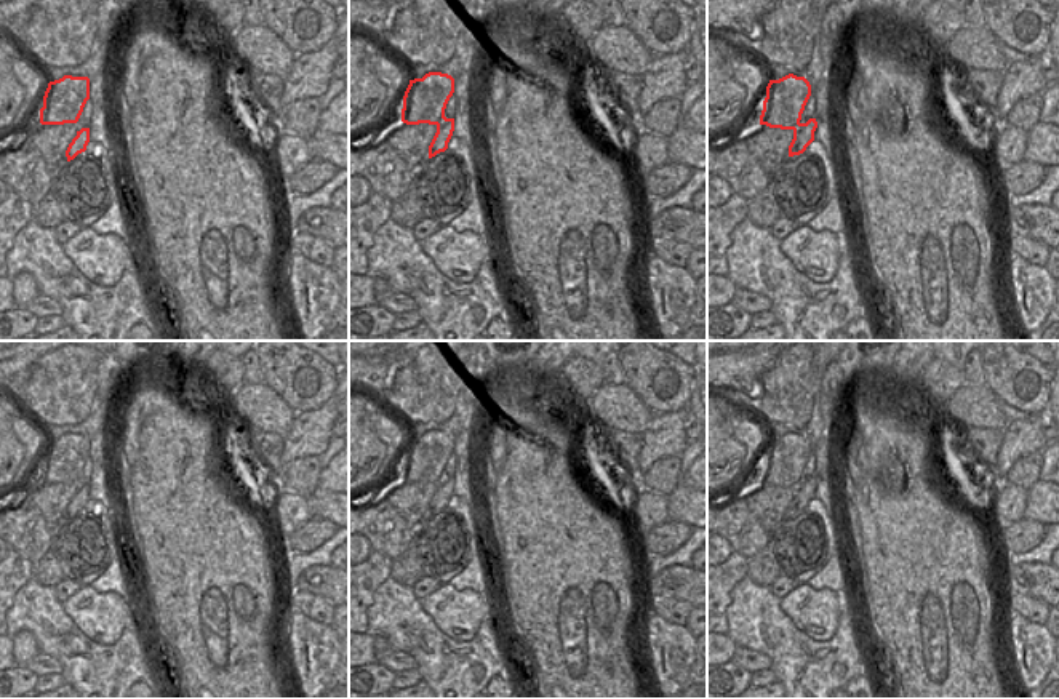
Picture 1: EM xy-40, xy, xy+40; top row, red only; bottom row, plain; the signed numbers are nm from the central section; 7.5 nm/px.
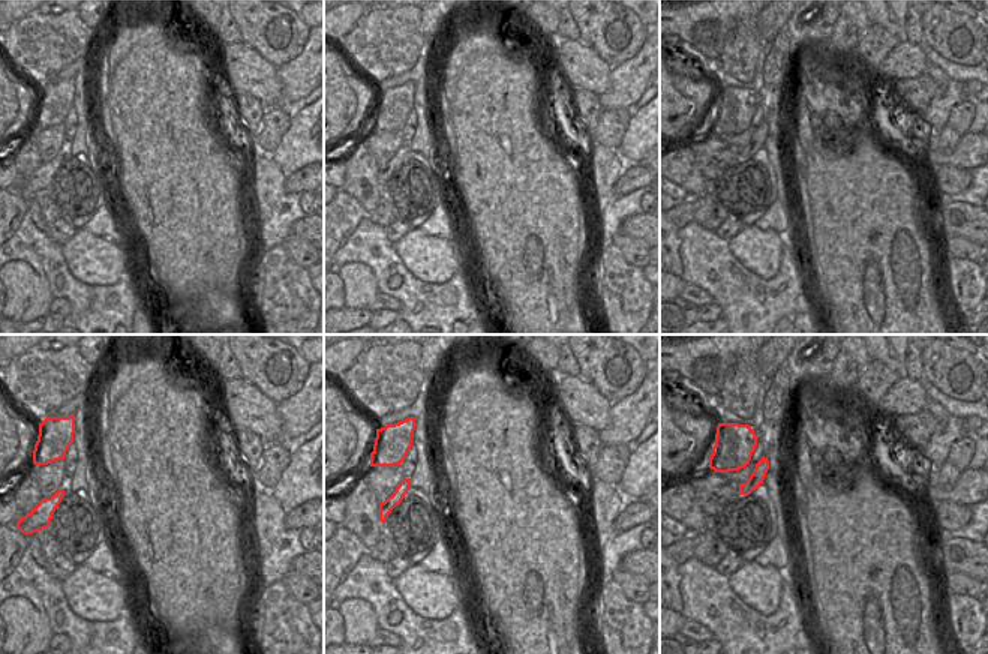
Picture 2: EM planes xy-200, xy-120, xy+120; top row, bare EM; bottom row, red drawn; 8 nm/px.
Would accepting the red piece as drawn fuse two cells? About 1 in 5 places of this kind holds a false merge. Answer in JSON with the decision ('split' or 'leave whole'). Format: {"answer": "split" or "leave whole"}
{"answer": "split"}

